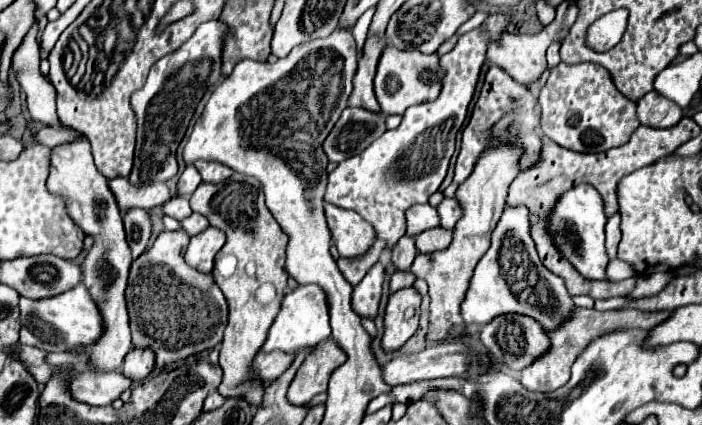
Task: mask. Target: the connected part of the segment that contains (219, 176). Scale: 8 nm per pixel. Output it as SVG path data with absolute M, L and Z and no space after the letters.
M195 162L195 168L199 170L203 182L209 182L209 184L219 184L219 182L225 182L233 170L219 164L219 162Z

